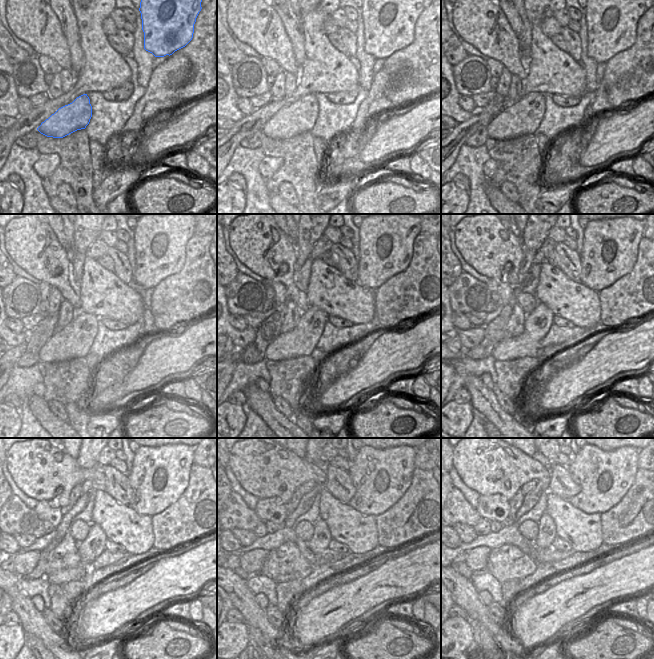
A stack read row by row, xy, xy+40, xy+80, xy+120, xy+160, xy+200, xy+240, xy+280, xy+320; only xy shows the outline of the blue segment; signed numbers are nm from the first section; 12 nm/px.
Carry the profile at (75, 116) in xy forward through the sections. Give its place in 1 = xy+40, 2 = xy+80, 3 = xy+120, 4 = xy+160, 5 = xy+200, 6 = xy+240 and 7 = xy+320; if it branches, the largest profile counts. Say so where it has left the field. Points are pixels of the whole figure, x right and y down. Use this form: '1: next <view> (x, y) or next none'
1: next xy+40 (300, 117)
2: next xy+80 (523, 118)
3: next xy+120 (74, 341)
4: next xy+160 (300, 342)
5: next xy+200 (537, 324)
6: next xy+240 (92, 547)
7: next xy+320 (547, 534)

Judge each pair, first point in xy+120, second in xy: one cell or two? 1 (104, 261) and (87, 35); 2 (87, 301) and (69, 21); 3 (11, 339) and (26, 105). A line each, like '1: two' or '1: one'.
1: two
2: two
3: two

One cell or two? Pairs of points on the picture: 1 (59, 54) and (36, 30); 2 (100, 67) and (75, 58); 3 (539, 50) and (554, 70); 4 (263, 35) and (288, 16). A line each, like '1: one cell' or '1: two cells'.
1: one cell
2: two cells
3: one cell
4: two cells

